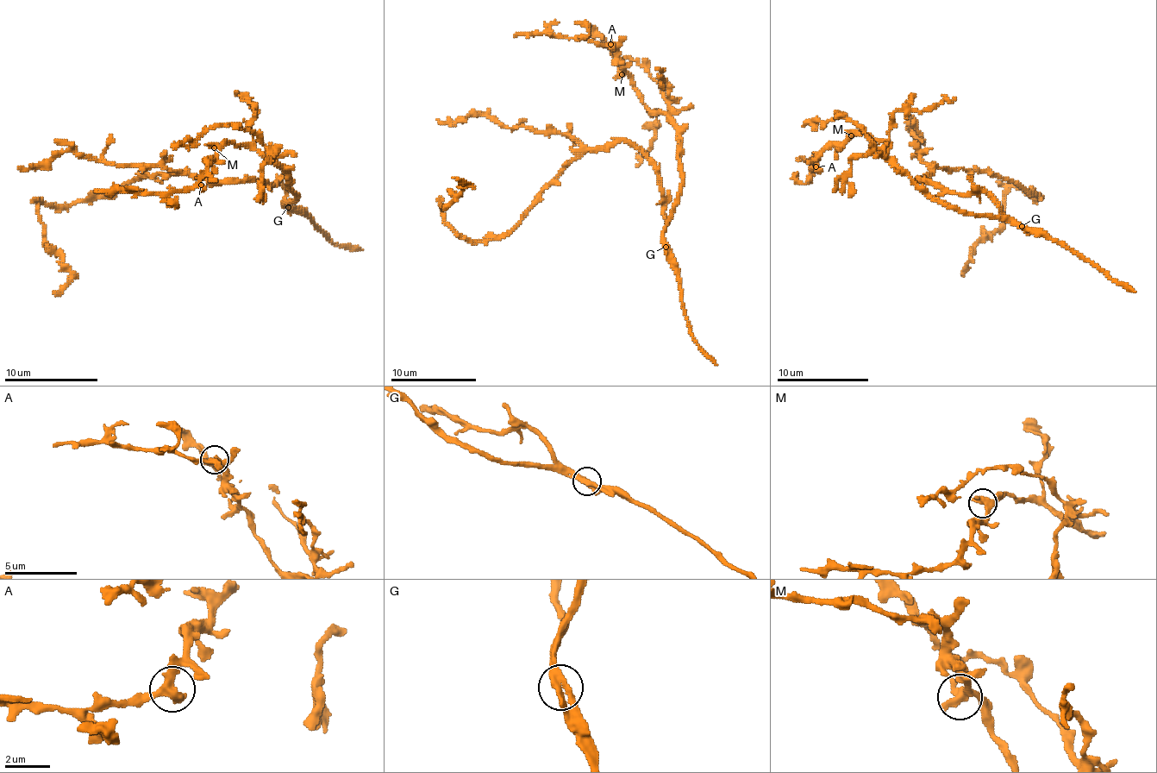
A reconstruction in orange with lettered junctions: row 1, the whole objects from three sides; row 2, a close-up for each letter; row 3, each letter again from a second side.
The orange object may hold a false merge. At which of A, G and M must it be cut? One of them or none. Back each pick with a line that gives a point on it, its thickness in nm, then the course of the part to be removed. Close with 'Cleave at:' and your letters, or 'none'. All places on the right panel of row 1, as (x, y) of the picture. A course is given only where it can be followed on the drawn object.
G: (1022, 226) | 400 nm | (1022, 225), (984, 192), (917, 179), (981, 170), (1039, 196), (1012, 186), (1003, 223), (962, 273)
Cleave at: G

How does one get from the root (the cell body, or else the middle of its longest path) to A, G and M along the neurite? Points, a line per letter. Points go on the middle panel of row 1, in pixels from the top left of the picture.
A: (657, 176), (666, 224), (682, 184), (678, 131), (665, 114), (651, 111), (643, 102), (610, 44)
G: (657, 176), (663, 214), (667, 219), (664, 231), (665, 247)
M: (657, 176), (666, 224), (682, 184), (678, 131), (665, 114), (651, 111), (634, 82), (622, 74)

